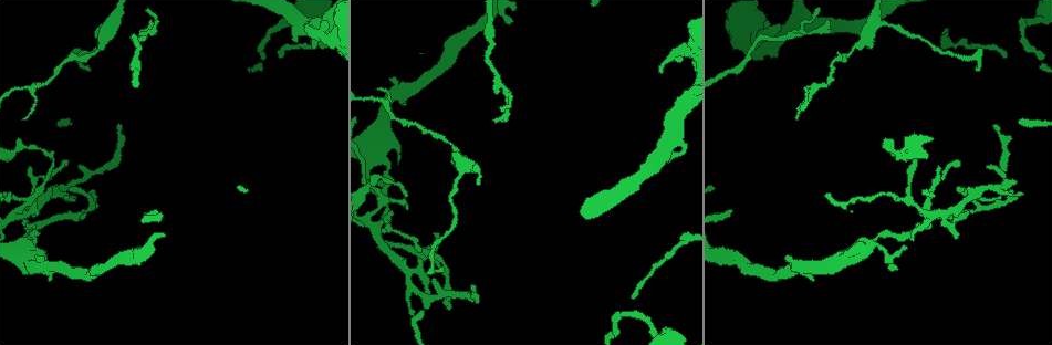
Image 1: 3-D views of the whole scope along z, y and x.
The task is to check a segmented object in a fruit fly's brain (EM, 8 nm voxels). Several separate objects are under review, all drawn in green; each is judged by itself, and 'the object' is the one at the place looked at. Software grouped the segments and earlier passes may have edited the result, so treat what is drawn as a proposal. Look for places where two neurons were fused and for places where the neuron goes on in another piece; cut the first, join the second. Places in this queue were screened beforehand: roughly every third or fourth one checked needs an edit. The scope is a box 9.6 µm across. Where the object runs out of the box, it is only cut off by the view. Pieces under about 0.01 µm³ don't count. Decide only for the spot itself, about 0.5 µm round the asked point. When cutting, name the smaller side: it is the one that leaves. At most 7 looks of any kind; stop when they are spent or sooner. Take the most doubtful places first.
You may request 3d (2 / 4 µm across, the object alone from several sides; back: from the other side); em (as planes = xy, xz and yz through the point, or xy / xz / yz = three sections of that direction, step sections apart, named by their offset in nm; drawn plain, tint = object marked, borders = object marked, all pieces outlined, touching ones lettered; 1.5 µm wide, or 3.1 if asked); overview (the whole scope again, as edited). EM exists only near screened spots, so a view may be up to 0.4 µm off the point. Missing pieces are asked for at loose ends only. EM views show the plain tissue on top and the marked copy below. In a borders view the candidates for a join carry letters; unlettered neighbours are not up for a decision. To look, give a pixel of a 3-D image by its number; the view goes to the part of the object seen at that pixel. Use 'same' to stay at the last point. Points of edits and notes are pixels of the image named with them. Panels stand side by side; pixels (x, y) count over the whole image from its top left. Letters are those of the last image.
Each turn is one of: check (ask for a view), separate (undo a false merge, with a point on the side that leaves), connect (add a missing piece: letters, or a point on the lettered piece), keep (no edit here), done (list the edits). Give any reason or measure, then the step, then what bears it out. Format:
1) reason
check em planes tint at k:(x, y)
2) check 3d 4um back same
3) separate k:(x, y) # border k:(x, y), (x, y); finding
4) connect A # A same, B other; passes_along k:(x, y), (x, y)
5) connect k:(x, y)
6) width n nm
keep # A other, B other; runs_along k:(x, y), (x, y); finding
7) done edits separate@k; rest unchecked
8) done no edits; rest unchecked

branch stops here
check 3d 2um at 1:(780, 25)

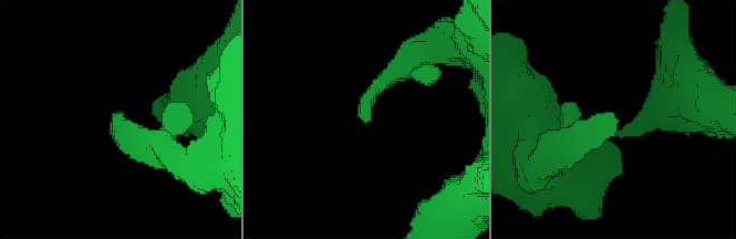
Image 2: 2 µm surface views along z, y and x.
check em planes borders at 2:(612, 113)

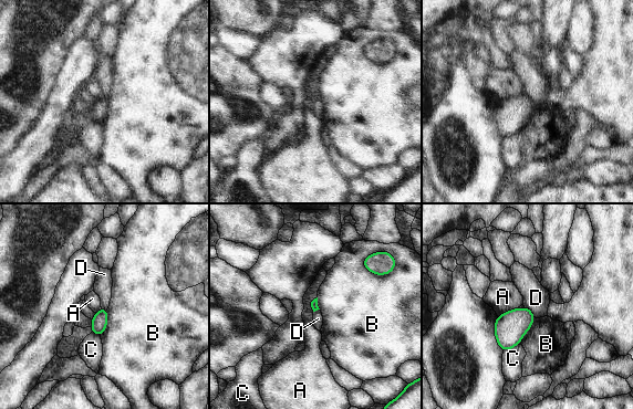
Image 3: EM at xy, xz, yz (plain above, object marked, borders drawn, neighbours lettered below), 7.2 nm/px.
keep # A other, B other, C other, D other; border 3:(525, 306), (535, 316); none of them fits

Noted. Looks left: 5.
branch stops here
check 3d 4um back at 1:(976, 69)

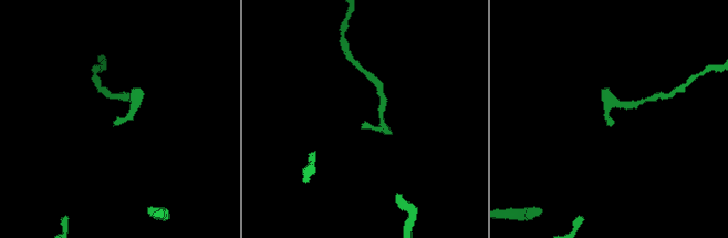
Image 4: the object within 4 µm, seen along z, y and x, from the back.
shape alone is not enough
check em planes borders at 4:(610, 124)

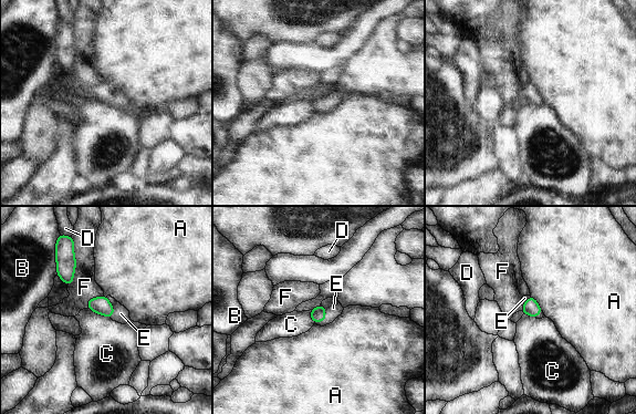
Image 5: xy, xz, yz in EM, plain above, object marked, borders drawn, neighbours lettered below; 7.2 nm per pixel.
longest_contact F 340 nm
connect E # A other, B other, C other, D other, E same, F other; passes_along 5:(318, 314), (324, 318), (333, 308); it goes on there

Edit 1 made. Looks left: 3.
done edits connect@5; rest unchecked

